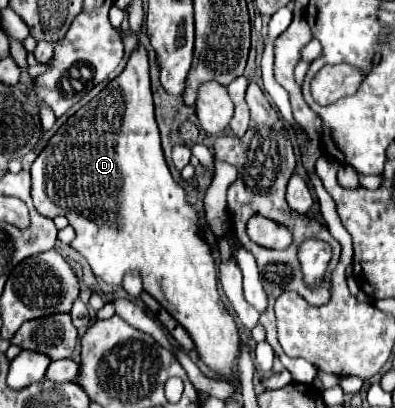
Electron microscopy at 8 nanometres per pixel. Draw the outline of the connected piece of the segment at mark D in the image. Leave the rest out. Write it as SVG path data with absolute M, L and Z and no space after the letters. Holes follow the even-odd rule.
M144 46L134 50L118 78L114 78L94 100L70 116L66 124L62 124L50 138L32 164L32 200L42 216L68 218L70 226L76 230L76 238L70 246L88 260L96 278L106 284L120 286L128 270L138 270L144 280L144 290L166 306L168 314L188 330L200 360L228 380L236 380L236 358L240 348L238 328L218 296L214 258L202 230L198 208L188 200L186 188L174 182L166 166L160 148L160 132L154 120L148 54ZM58 180L62 180L62 188L54 188L54 192L50 192L52 182L56 186Z

